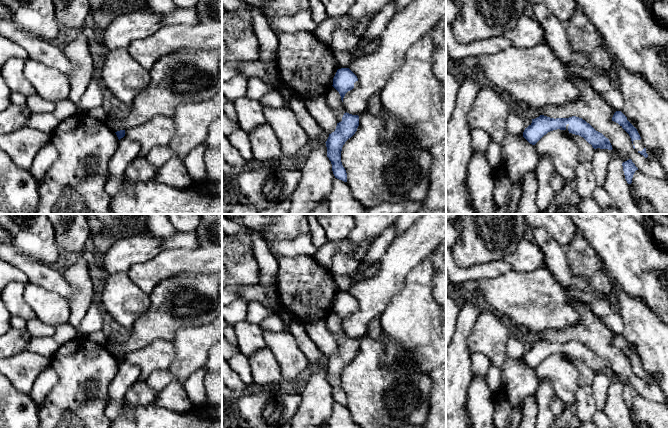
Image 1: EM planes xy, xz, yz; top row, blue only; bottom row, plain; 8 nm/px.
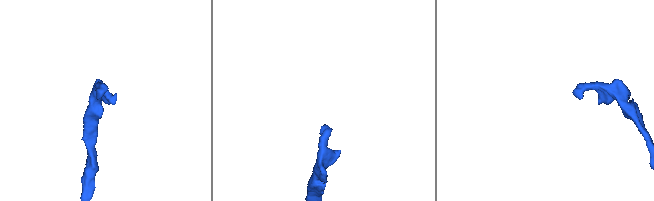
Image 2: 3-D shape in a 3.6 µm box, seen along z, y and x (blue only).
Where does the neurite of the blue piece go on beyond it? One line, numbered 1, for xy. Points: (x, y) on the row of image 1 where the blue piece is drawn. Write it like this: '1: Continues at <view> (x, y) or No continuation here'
1: No continuation here

